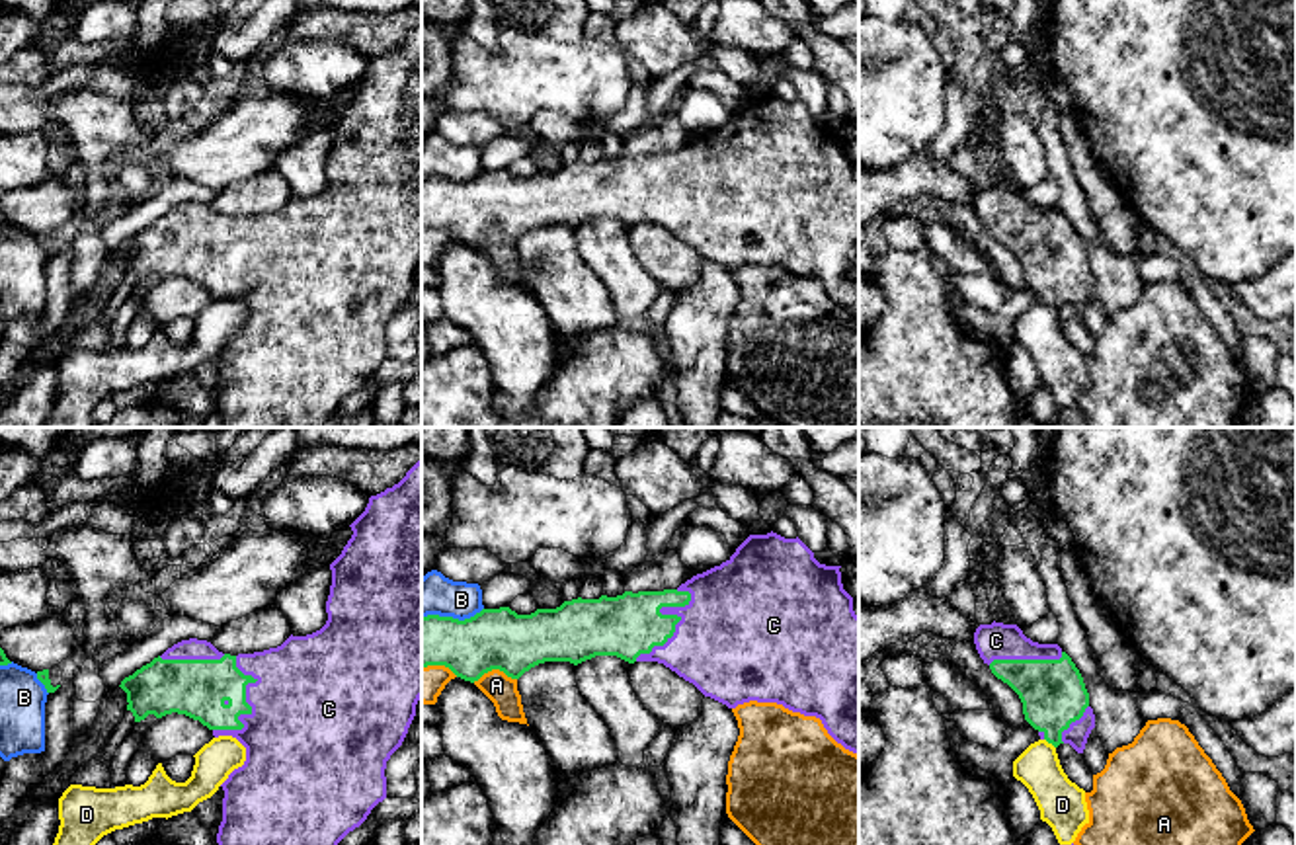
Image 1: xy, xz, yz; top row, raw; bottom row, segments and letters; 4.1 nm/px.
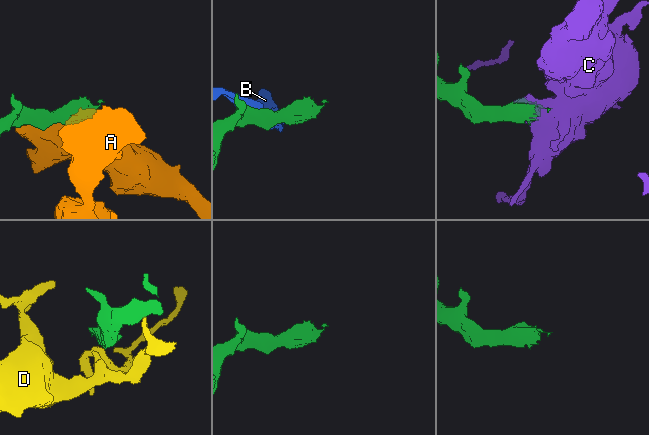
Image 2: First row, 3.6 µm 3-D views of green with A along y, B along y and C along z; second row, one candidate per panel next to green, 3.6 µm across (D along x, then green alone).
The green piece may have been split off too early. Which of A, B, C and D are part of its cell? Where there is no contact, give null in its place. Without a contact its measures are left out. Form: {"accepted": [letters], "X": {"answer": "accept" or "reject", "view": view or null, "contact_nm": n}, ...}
{"accepted": ["C"], "A": {"answer": "reject", "view": "xz", "contact_nm": 180}, "B": {"answer": "reject", "view": "xy", "contact_nm": 100}, "C": {"answer": "accept", "view": "xz", "contact_nm": 360}, "D": {"answer": "reject", "view": "yz", "contact_nm": 60}}

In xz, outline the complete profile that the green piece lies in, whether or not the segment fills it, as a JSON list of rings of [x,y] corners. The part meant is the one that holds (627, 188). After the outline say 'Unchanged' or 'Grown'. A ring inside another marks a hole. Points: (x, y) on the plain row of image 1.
[[[749,98],[726,125],[677,152],[578,160],[531,178],[500,170],[465,183],[422,180],[422,230],[445,228],[474,246],[492,232],[519,242],[545,224],[578,228],[595,219],[658,224],[728,271],[757,263],[816,279],[837,306],[859,318],[859,180],[839,131],[820,127],[798,100]]]. Grown

